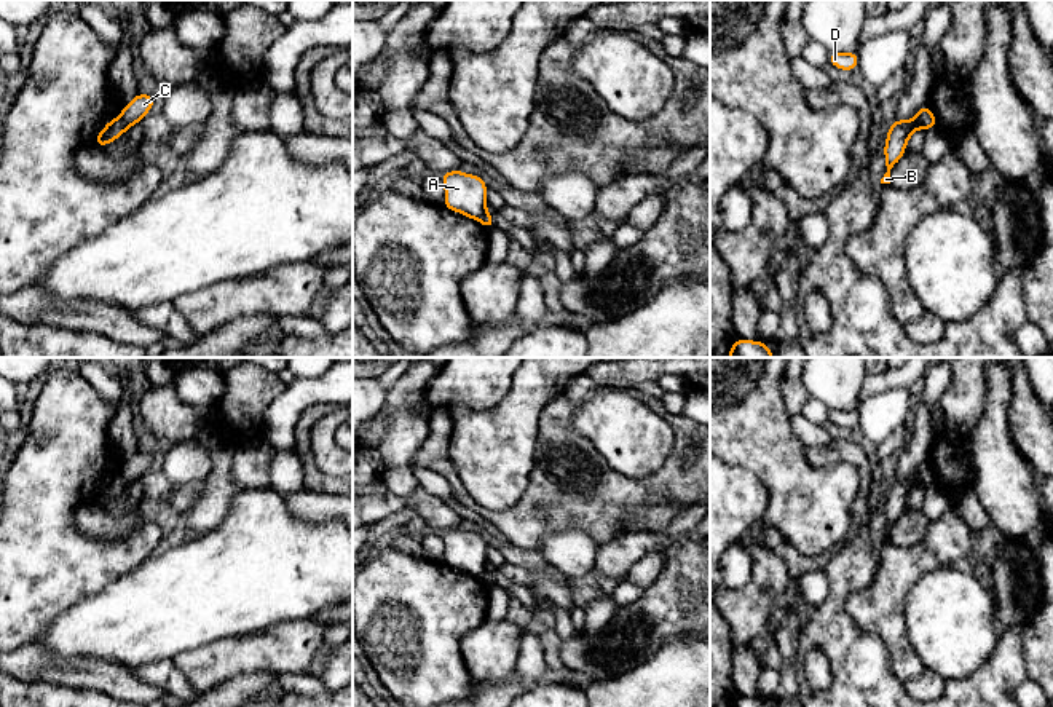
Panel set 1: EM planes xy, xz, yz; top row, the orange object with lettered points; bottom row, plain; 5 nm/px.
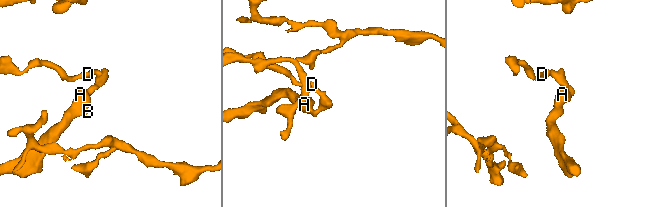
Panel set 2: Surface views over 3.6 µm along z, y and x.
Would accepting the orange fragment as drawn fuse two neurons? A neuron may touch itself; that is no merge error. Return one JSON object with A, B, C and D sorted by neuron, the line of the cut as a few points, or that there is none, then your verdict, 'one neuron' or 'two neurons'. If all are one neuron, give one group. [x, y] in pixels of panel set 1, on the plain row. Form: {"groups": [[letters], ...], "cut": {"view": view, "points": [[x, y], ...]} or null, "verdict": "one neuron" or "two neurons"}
{"groups": [["A", "B"], ["C", "D"]], "cut": {"view": "yz", "points": [[918, 471], [924, 485]]}, "verdict": "two neurons"}

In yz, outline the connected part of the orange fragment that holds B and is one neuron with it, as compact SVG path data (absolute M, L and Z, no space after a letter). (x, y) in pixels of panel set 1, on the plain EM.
M919 472L908 479L897 476L895 480L889 484L887 498L882 508L887 530L881 536L881 541L890 541L890 527L901 517L911 492L917 487L924 487Z

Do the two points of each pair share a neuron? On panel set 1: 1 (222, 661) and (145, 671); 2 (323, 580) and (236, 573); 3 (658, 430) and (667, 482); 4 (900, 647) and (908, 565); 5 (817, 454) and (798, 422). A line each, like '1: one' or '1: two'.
1: two
2: one
3: two
4: one
5: two

